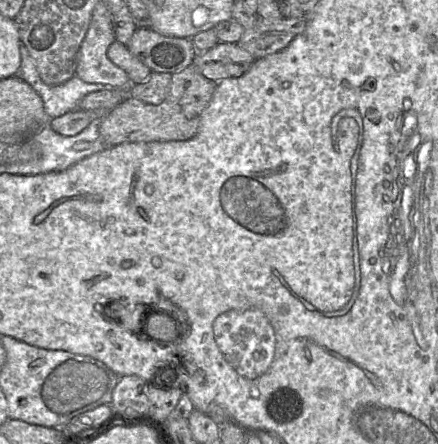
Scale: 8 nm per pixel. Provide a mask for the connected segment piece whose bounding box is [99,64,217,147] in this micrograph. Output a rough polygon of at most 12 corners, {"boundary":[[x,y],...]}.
{"boundary":[[190,64],[162,103],[127,96],[100,121],[107,147],[191,139],[216,85]]}

